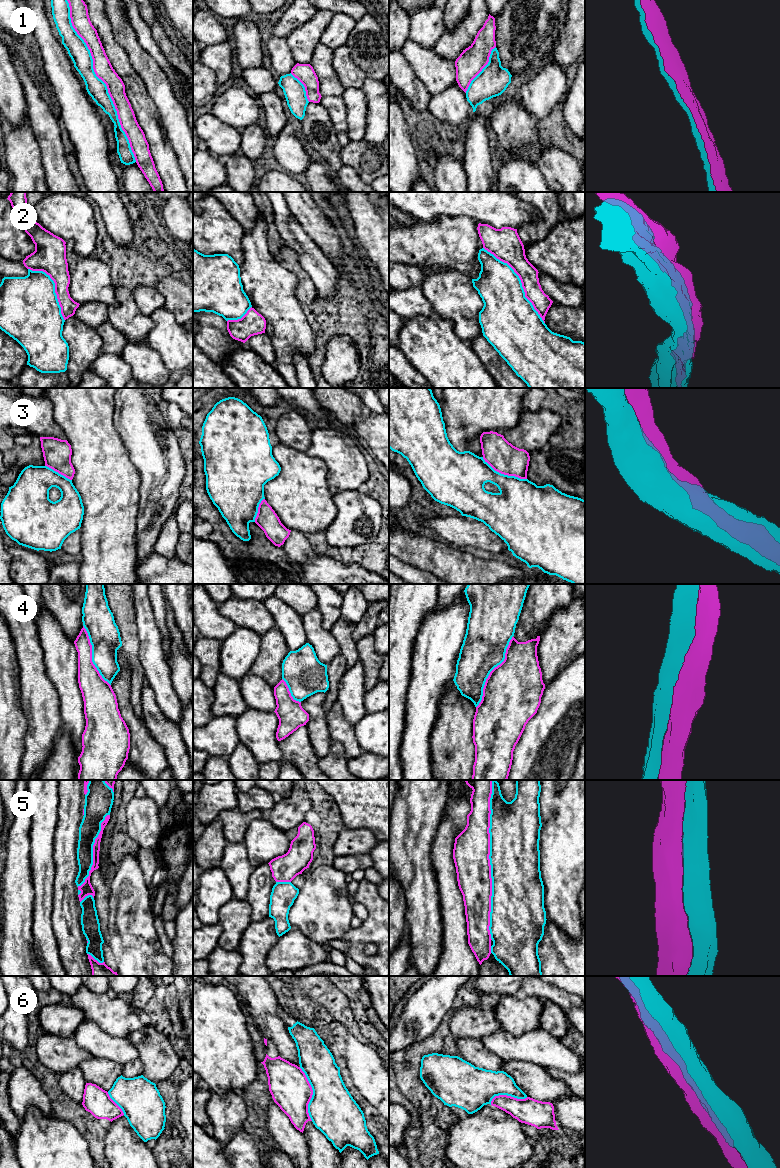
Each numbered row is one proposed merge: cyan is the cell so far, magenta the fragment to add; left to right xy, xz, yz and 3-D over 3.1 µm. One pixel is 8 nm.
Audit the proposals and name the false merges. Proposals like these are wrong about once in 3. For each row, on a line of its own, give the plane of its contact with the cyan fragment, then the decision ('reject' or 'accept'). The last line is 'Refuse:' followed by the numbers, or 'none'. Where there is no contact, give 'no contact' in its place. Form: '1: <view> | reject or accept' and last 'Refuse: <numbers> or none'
1: xy | reject
2: yz | accept
3: yz | accept
4: yz | reject
5: yz | reject
6: xz | accept
Refuse: 1, 4, 5

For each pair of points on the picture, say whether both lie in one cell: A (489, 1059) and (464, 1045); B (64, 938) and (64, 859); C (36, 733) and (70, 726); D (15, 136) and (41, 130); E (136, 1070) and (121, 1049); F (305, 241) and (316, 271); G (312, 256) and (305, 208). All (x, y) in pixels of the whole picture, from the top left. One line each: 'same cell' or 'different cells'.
A: same cell
B: same cell
C: different cells
D: different cells
E: different cells
F: same cell
G: different cells

